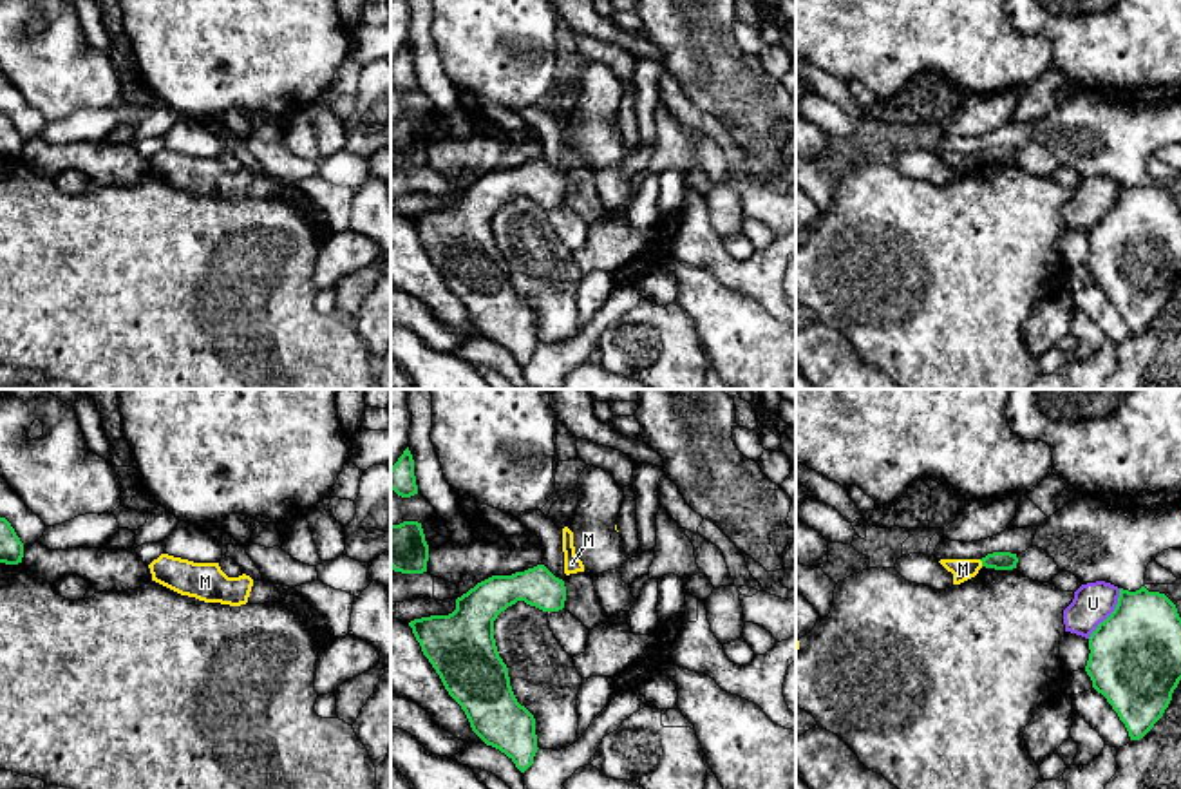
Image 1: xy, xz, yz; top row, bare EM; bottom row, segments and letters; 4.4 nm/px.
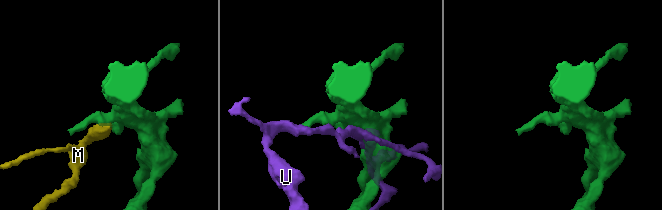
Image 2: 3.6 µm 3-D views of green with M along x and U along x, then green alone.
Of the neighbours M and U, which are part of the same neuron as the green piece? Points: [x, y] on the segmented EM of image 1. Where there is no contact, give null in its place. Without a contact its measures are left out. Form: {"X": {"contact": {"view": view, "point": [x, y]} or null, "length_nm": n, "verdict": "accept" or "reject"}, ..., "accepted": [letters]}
{"M": {"contact": {"view": "yz", "point": [982, 563]}, "length_nm": 40, "verdict": "reject"}, "U": {"contact": {"view": "yz", "point": [1111, 614]}, "length_nm": 260, "verdict": "reject"}, "accepted": []}

